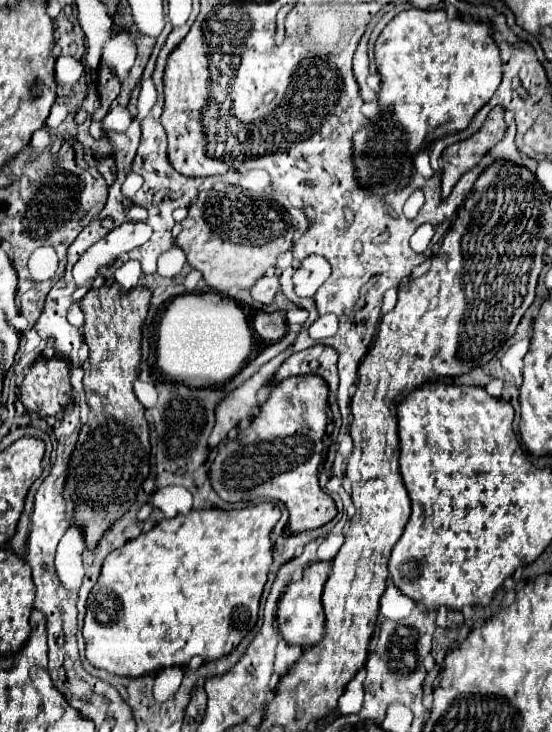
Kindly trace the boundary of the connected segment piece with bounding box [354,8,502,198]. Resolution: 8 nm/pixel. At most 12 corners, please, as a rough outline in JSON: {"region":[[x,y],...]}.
{"region":[[410,8],[376,40],[376,196],[464,130],[502,80],[486,22]]}

